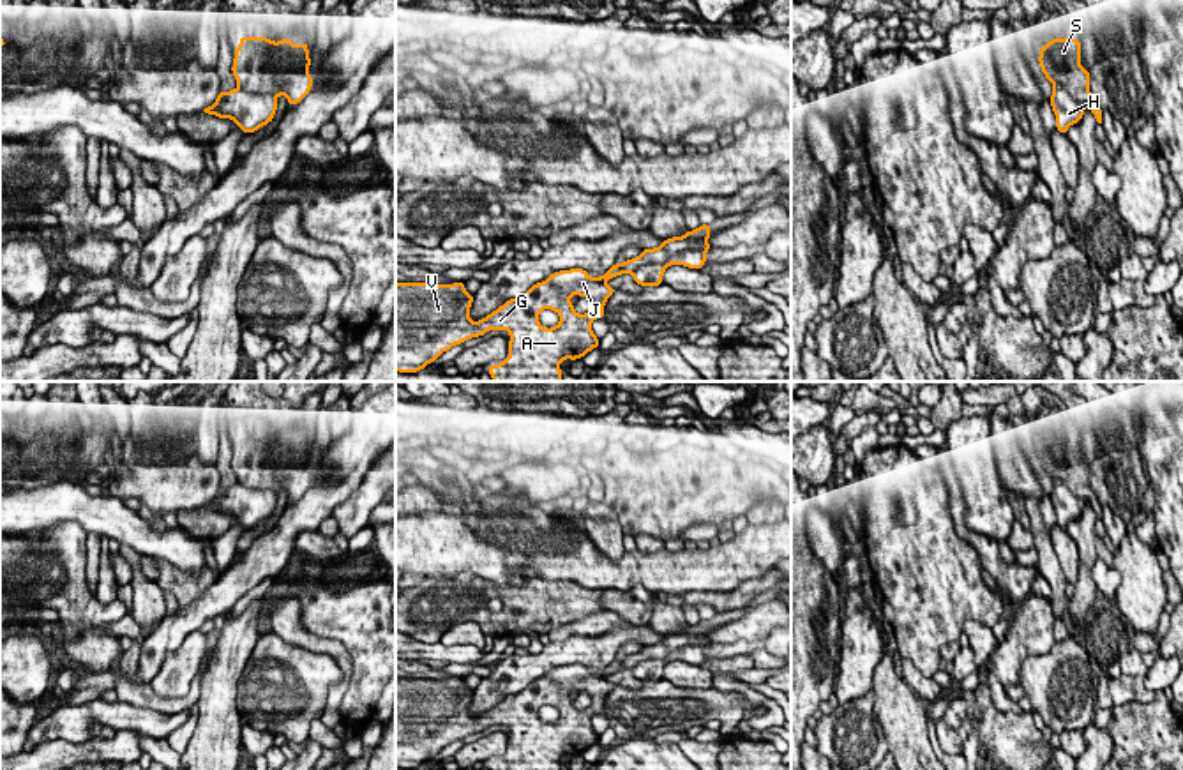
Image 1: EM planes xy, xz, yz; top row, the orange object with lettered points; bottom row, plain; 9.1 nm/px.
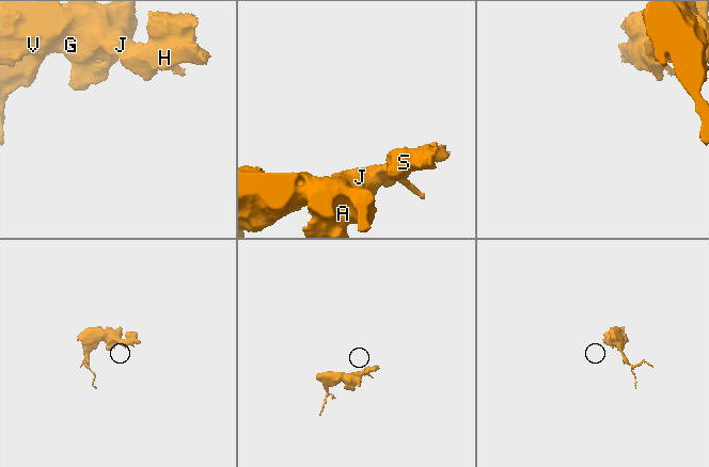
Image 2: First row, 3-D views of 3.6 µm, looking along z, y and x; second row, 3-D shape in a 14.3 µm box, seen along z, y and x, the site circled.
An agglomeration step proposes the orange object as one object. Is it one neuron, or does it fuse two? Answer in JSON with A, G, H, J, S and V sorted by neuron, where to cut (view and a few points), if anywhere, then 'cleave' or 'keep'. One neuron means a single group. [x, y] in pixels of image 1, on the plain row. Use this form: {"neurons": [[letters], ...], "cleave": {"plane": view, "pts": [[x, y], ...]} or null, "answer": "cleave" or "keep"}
{"neurons": [["A", "G", "H", "J", "V"], ["S"]], "cleave": {"plane": "xz", "pts": [[705, 645], [682, 645], [664, 657], [640, 659], [631, 668]]}, "answer": "cleave"}

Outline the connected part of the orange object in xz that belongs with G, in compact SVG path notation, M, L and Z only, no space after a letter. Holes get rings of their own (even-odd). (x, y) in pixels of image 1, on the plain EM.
M701 620L659 643L643 645L637 653L614 659L602 673L590 673L583 664L554 668L480 717L468 712L473 691L461 676L445 682L396 678L396 766L422 766L456 740L489 726L507 726L509 752L489 761L489 770L561 770L561 756L583 754L599 744L592 717L604 713L606 696L616 687L606 680L609 675L632 669L639 661L666 659L682 646L708 646L710 630L710 620ZM572 691L584 691L592 705L577 710L570 699ZM544 705L560 710L556 722L540 721L539 708Z

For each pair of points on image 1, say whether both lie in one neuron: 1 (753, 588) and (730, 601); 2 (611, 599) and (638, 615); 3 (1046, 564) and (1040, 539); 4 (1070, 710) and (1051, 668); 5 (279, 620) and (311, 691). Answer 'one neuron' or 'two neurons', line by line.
1: one neuron
2: one neuron
3: one neuron
4: one neuron
5: two neurons

